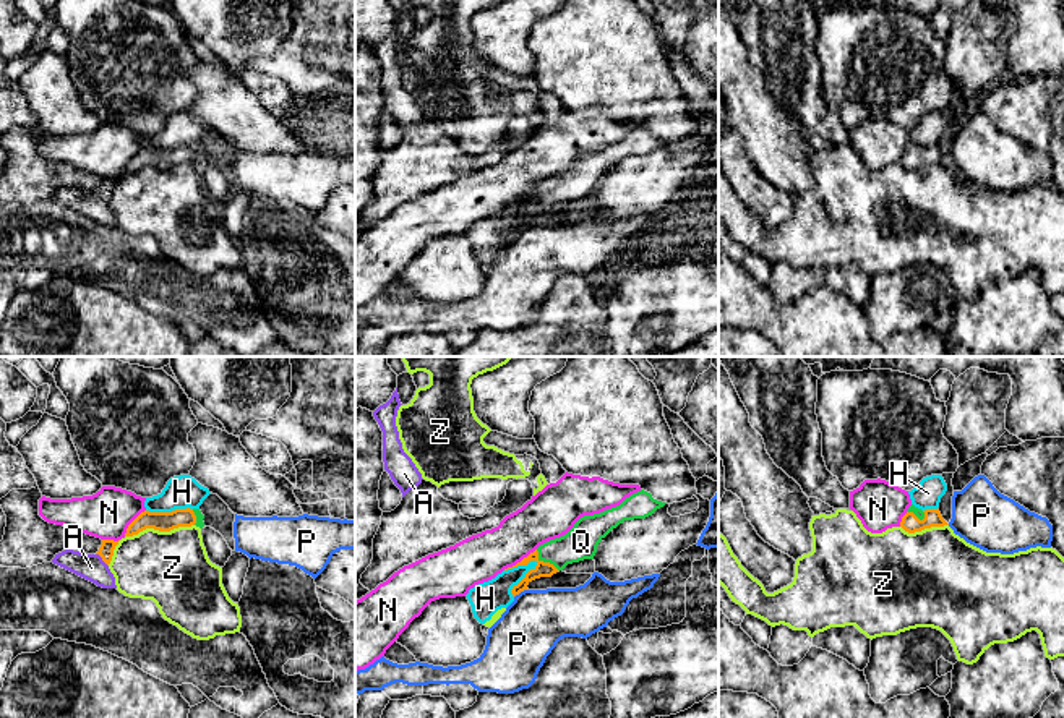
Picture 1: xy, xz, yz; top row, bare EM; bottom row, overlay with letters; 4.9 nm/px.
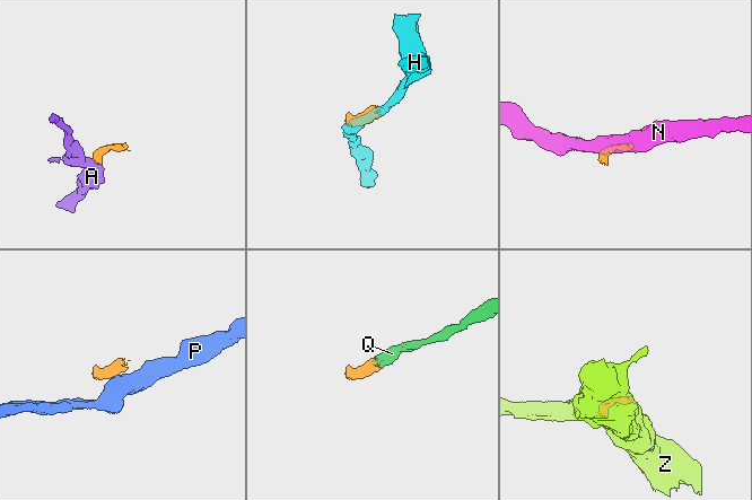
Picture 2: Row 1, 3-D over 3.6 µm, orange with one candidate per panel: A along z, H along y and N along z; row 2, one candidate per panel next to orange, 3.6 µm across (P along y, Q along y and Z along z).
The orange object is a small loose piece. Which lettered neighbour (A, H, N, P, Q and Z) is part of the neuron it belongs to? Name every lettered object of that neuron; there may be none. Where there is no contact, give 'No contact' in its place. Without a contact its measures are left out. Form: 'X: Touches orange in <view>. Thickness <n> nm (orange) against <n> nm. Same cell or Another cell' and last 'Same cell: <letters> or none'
A: Touches orange in xy. Thickness 80 nm (orange) against 130 nm. Same cell
H: Touches orange in xz. Thickness 80 nm (orange) against 160 nm. Another cell
N: Touches orange in xz. Thickness 80 nm (orange) against 240 nm. Another cell
P: Touches orange in xz. Thickness 80 nm (orange) against 300 nm. Another cell
Q: Touches orange in xz. Thickness 80 nm (orange) against 170 nm. Same cell
Z: Touches orange in xy. Thickness 100 nm (orange) against 360 nm. Another cell
Same cell: A, Q

